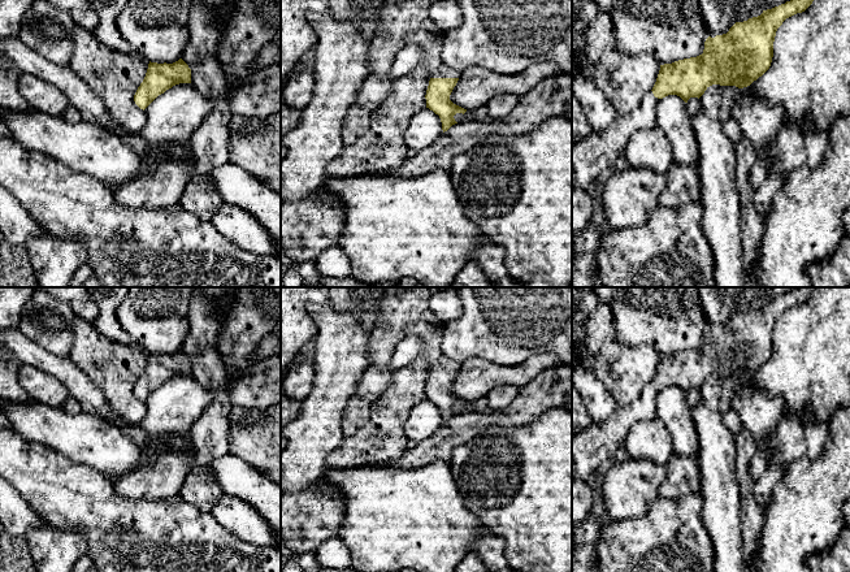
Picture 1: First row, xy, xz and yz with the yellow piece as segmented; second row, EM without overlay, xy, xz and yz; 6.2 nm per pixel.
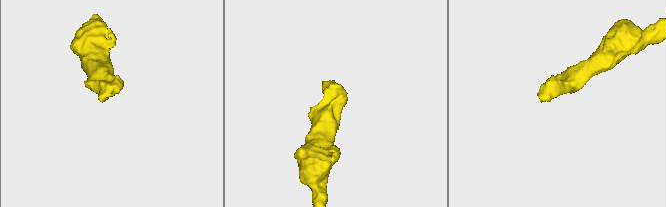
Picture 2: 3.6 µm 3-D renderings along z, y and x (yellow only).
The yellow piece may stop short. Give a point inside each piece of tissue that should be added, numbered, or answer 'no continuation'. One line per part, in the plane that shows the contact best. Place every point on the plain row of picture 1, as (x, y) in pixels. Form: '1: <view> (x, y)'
1: xz (442, 363)

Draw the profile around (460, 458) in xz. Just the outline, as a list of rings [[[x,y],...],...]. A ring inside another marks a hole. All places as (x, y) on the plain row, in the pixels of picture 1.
[[[565,407],[548,408],[517,428],[493,428],[454,448],[448,460],[464,506],[506,542],[506,559],[516,572],[572,572],[572,412]]]

